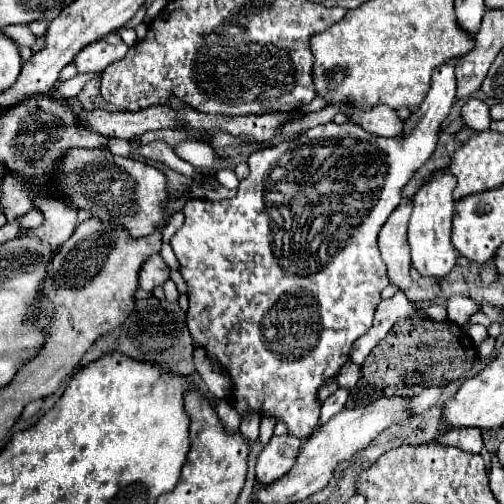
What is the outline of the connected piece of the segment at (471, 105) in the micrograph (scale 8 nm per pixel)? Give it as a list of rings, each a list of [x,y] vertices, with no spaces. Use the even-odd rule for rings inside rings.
[[[468,98],[466,104],[462,106],[462,120],[468,128],[476,130],[476,132],[482,132],[482,130],[488,130],[490,128],[490,114],[488,114],[488,106],[478,100],[478,98]]]

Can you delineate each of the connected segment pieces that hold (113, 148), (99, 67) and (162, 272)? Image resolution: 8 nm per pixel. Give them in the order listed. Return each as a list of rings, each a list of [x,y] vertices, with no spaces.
[[[110,138],[110,144],[106,148],[110,154],[122,154],[122,156],[128,156],[130,154],[130,148],[128,148],[128,142],[126,140],[118,140],[118,138]]]
[[[110,34],[110,38],[102,38],[102,40],[86,46],[86,50],[82,50],[74,58],[74,66],[76,66],[78,74],[102,72],[112,62],[122,60],[128,50],[130,50],[128,44],[118,34]]]
[[[152,254],[140,268],[138,274],[138,288],[152,290],[154,286],[162,286],[164,280],[168,280],[170,268],[164,264],[160,254]]]

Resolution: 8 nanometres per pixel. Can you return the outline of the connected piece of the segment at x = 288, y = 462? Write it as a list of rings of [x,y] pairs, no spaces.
[[[272,436],[266,448],[258,456],[256,464],[256,480],[262,484],[272,484],[278,478],[286,476],[292,466],[296,464],[296,458],[300,454],[300,440],[290,436]]]

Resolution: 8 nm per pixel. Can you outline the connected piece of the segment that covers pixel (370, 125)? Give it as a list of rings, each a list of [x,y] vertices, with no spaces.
[[[376,106],[374,110],[366,110],[366,114],[352,114],[350,118],[364,130],[386,138],[400,136],[404,130],[404,120],[400,120],[400,116],[396,116],[396,112],[388,106]]]

